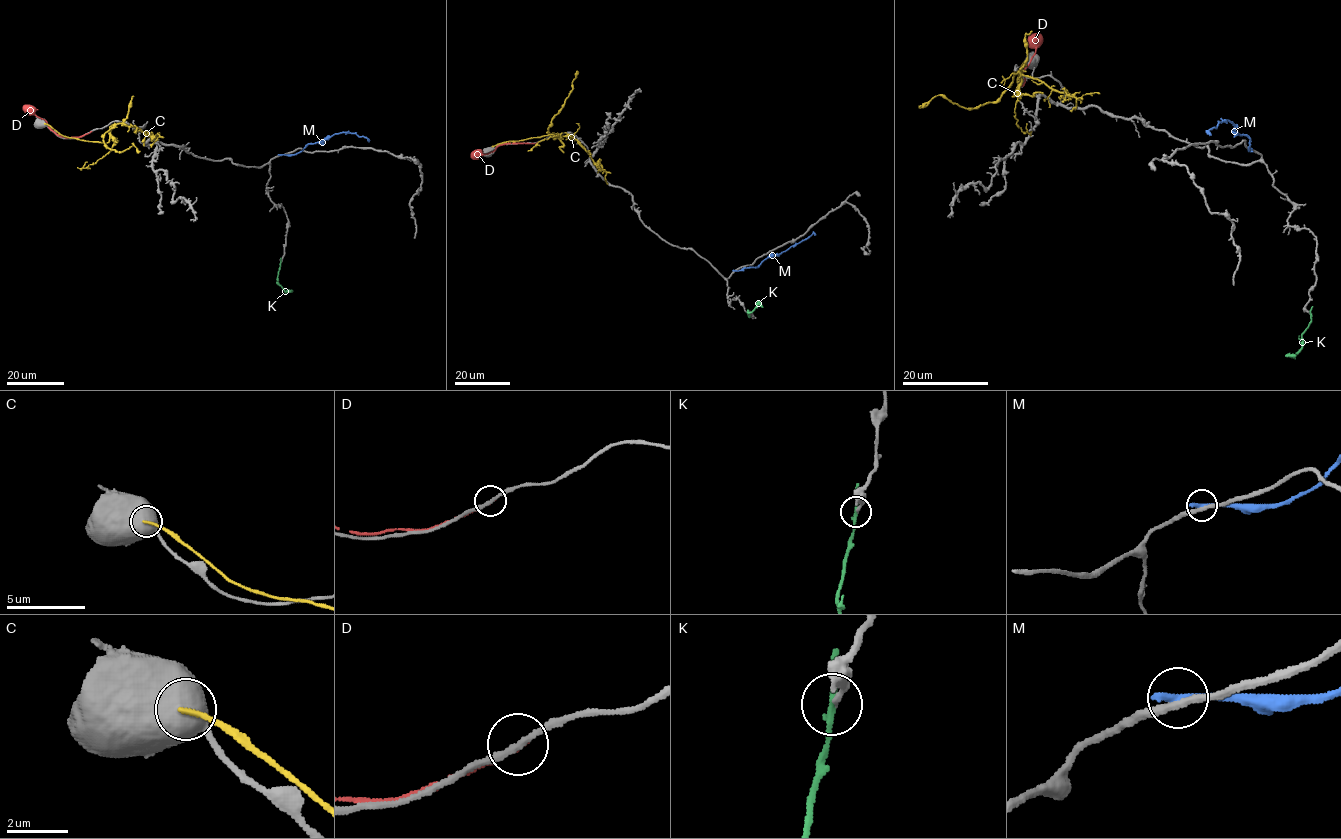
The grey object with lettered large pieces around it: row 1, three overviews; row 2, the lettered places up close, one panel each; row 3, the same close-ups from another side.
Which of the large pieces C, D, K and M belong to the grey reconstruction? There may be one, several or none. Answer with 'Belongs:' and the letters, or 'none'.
Belongs: none

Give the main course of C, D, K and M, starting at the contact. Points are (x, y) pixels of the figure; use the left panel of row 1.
C: (45, 123), (99, 142), (113, 127), (107, 148), (139, 151)
D: (90, 132), (79, 137), (58, 136), (44, 120), (28, 114), (23, 106)
K: (280, 263), (277, 283), (287, 292), (292, 290)
M: (280, 154), (296, 154), (308, 144), (339, 133), (354, 133), (369, 141)

